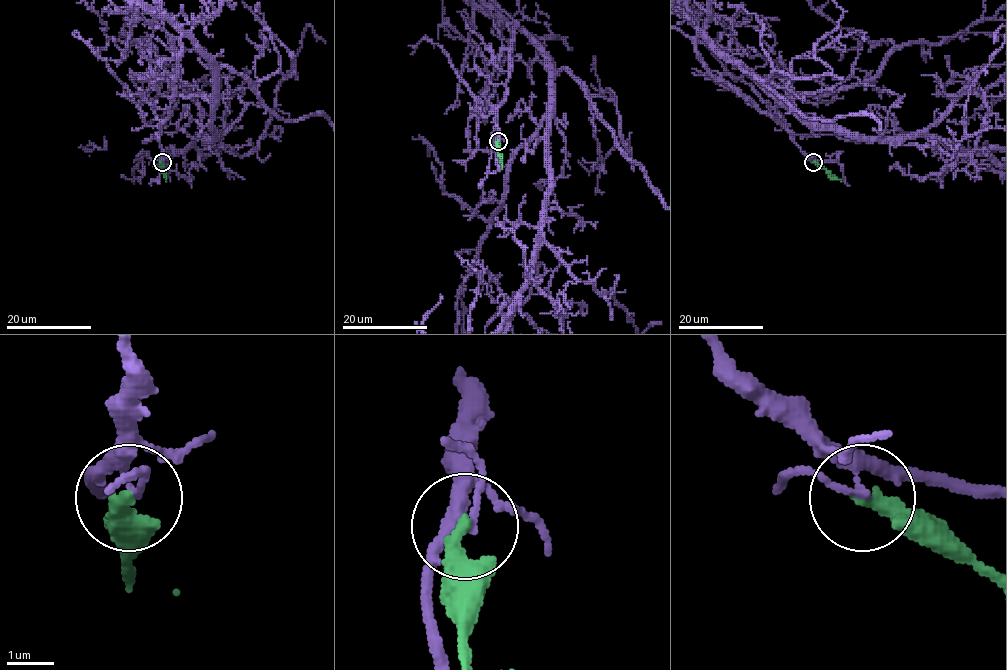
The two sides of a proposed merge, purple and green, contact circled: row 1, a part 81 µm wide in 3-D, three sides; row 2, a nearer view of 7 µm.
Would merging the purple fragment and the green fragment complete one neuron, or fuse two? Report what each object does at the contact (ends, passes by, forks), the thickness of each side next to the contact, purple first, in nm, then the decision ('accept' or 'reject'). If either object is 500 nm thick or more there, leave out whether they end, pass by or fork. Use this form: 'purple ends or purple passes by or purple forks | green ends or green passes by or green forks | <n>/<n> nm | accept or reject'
purple forks | green ends | 150/340 nm | reject

